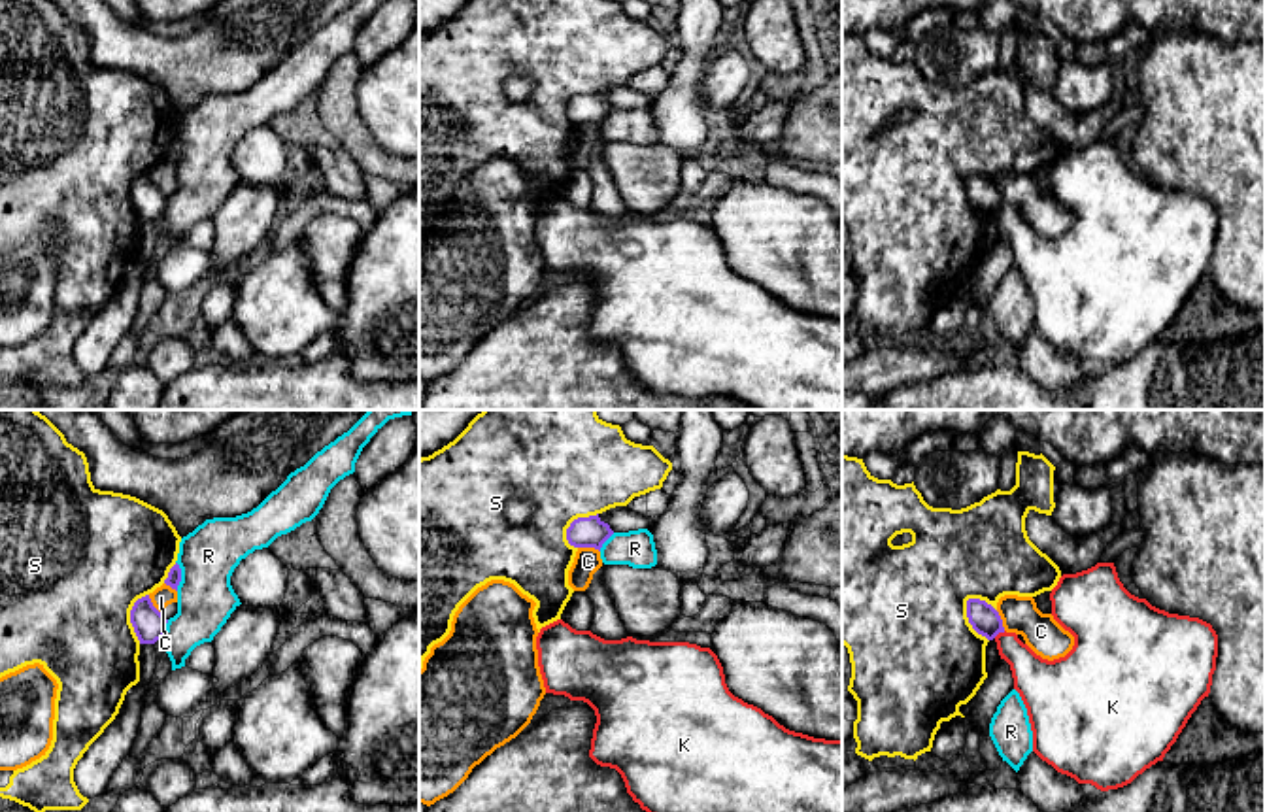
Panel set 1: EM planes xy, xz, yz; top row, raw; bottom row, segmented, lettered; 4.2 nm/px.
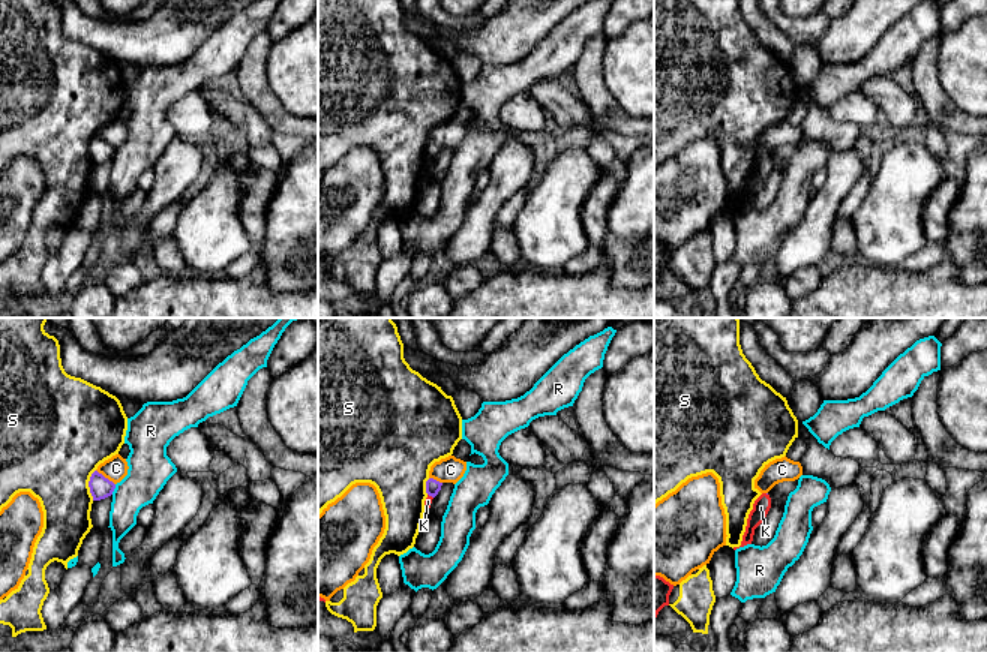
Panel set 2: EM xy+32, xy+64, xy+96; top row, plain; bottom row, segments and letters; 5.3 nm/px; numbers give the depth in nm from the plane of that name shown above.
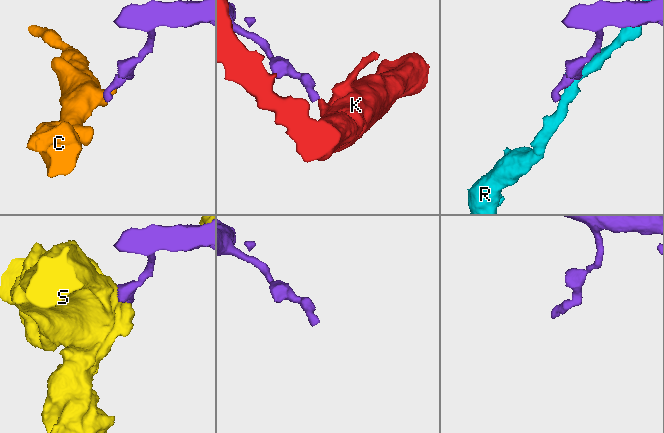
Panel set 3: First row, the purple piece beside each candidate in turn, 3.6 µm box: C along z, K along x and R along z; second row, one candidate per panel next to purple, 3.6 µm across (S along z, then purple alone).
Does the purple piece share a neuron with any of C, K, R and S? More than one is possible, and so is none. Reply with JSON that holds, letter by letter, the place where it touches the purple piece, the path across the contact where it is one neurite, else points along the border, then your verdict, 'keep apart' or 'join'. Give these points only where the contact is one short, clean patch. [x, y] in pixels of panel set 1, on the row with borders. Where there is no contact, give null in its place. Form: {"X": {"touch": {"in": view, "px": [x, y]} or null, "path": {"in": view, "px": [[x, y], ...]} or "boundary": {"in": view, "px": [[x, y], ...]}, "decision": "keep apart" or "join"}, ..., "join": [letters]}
{"C": {"touch": {"in": "xz", "px": [590, 546]}, "boundary": {"in": "xz", "px": [[578, 546], [593, 546], [599, 552]]}, "decision": "keep apart"}, "K": {"touch": {"in": "yz", "px": [999, 631]}, "boundary": {"in": "yz", "px": [[1005, 631], [994, 637]]}, "decision": "keep apart"}, "R": {"touch": {"in": "xy", "px": [180, 576]}, "decision": "keep apart"}, "S": {"touch": {"in": "yz", "px": [969, 620]}, "decision": "keep apart"}, "join": []}

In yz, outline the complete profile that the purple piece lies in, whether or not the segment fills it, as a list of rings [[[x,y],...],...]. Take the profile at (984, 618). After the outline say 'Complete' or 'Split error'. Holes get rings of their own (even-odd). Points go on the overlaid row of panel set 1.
[[[969,599],[967,601],[967,617],[972,629],[986,636],[987,640],[993,640],[999,633],[1004,633],[1003,619],[999,612],[980,599]]]. Complete

